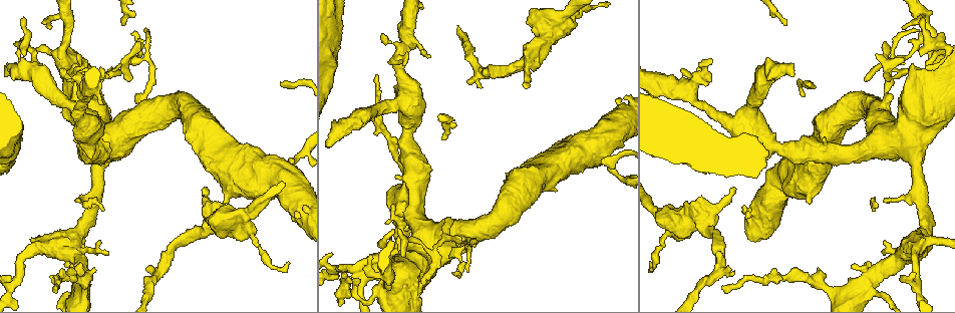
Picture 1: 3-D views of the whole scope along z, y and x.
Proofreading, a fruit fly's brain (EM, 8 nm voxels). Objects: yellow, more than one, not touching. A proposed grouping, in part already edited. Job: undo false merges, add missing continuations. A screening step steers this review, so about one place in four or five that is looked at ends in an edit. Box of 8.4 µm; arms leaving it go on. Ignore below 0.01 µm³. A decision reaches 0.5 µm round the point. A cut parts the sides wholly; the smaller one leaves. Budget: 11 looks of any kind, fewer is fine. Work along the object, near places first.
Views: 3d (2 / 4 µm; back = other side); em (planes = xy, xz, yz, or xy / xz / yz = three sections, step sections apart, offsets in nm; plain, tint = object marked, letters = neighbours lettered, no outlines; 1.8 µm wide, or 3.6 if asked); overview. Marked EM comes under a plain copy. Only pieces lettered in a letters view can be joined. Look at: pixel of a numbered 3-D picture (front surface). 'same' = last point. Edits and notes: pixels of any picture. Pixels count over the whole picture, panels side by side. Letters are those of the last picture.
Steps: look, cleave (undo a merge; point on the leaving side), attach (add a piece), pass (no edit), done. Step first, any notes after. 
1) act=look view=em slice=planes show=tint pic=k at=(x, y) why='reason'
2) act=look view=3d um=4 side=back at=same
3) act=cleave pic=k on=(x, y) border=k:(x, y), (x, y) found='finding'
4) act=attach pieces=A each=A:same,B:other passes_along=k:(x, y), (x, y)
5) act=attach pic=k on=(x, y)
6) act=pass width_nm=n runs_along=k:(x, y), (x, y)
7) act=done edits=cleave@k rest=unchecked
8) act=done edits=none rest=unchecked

act=look view=3d um=2 pic=1 at=(76, 202) why='thin end'

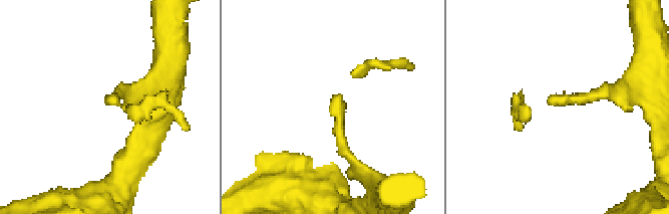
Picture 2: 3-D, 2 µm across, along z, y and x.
act=look view=em slice=planes show=letters pic=2 at=(548, 102)

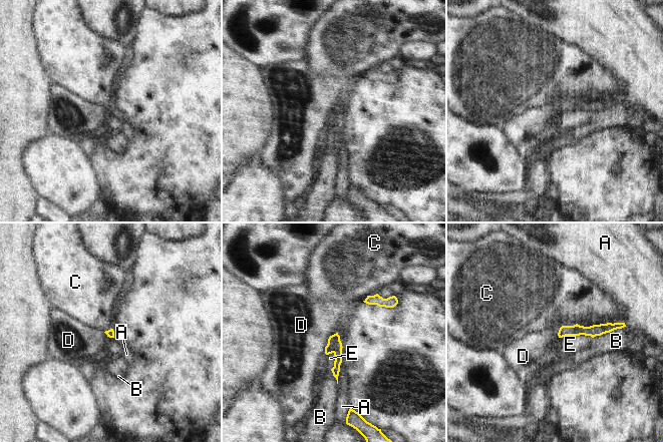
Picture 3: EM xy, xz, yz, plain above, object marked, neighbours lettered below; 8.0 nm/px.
act=pass each=A:other,B:other,C:other,D:other,E:other found='none of them fits'

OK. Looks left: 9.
act=look view=3d um=4 pic=1 at=(734, 187) why='branch stops here'

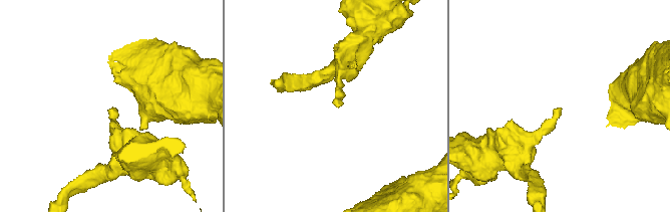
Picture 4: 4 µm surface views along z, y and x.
act=look view=em slice=planes show=tint pic=4 at=(338, 105) why='now the EM'

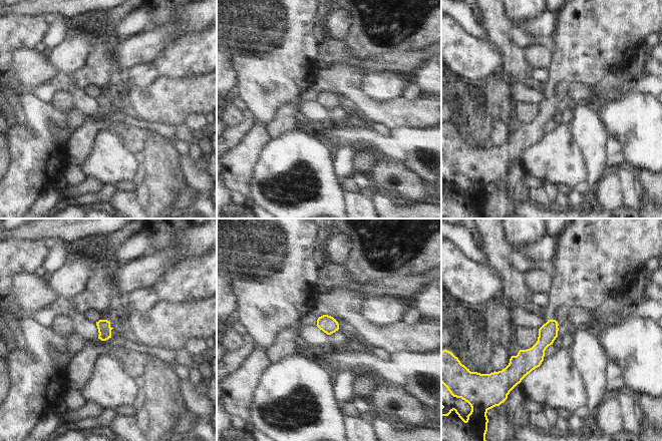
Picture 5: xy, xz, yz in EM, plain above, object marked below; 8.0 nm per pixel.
act=look view=em slice=planes show=letters at=same

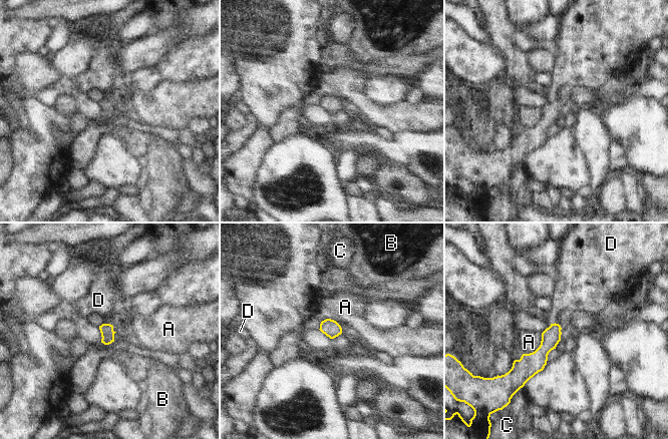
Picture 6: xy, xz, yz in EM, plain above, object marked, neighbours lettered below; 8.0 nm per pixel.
act=pass each=A:other,B:other,C:other,D:other found='no lettered piece goes on from it'

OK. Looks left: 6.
act=look view=3d um=2 pic=1 at=(253, 240) why='calibre changes'

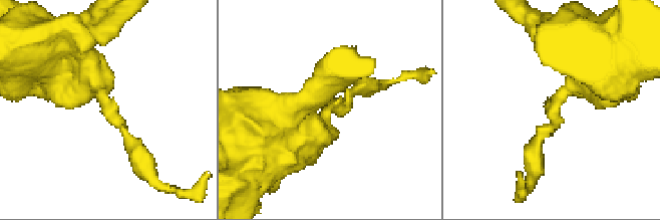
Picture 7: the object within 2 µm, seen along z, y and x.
act=look view=em slice=planes show=letters pic=7 at=(552, 106) why='need the tissue'

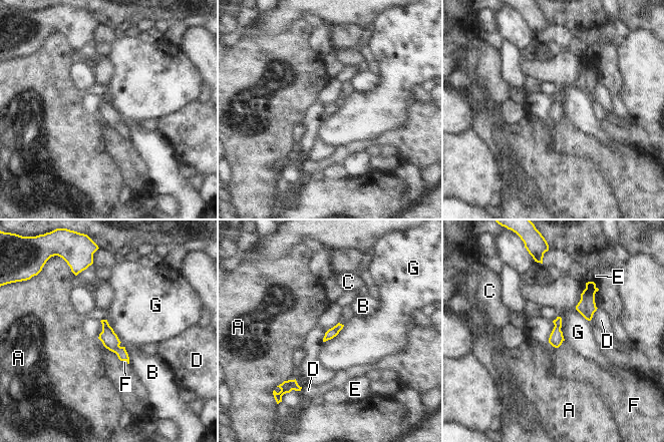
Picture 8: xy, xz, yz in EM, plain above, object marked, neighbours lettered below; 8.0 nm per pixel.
act=pass width_nm=80 each=A:other,B:other,C:other,D:other,E:other,F:other,G:other border=8:(558, 316), (565, 340) found='all the same neuron'

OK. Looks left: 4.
act=look view=em slice=planes show=tint pic=1 at=(26, 47) why='sharp bend'

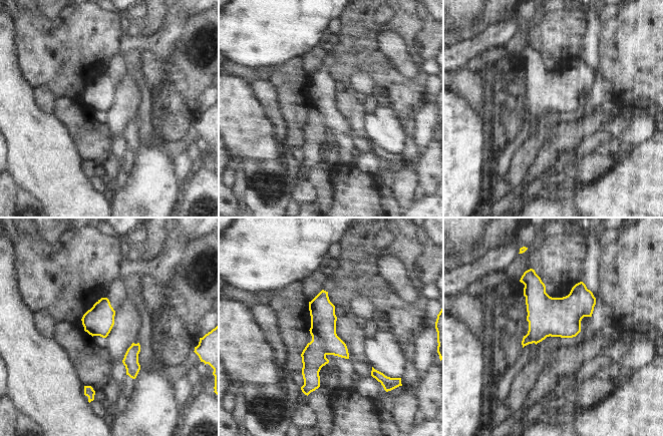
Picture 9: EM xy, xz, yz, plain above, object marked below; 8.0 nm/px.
act=look view=em slice=planes show=letters at=same why='see the neighbours'

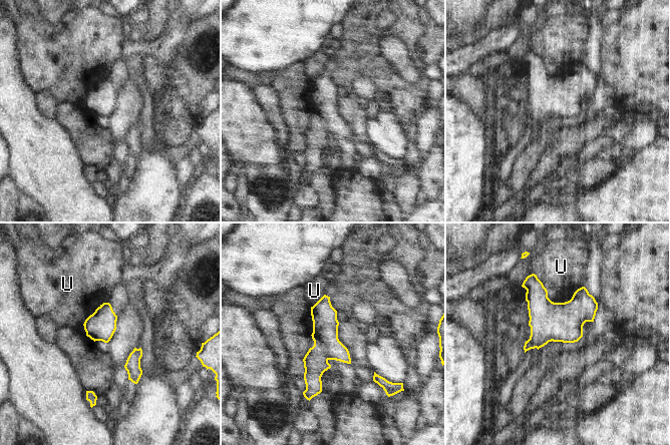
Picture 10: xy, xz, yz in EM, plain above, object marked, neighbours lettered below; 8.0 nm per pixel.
act=pass each=U:other found='one neuron here'

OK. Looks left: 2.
act=done edits=none rest=unchecked

